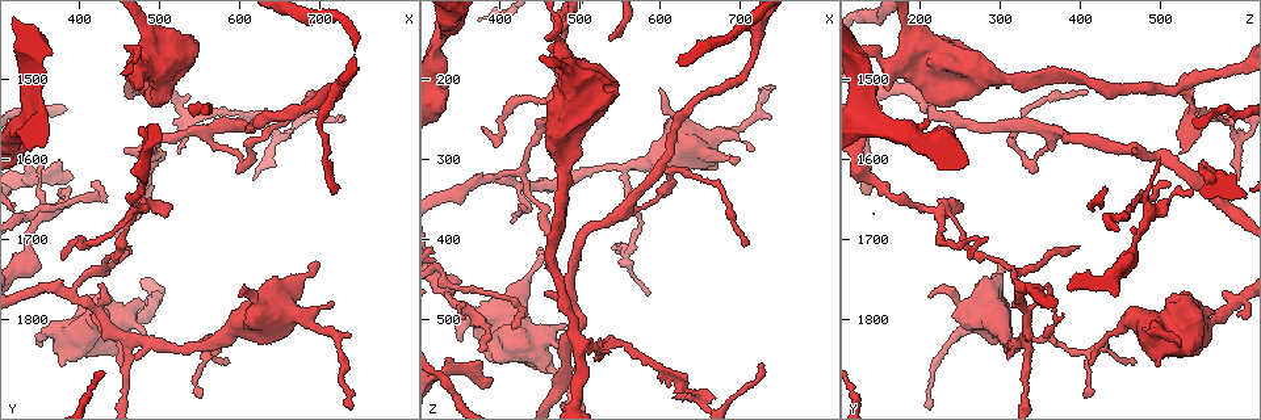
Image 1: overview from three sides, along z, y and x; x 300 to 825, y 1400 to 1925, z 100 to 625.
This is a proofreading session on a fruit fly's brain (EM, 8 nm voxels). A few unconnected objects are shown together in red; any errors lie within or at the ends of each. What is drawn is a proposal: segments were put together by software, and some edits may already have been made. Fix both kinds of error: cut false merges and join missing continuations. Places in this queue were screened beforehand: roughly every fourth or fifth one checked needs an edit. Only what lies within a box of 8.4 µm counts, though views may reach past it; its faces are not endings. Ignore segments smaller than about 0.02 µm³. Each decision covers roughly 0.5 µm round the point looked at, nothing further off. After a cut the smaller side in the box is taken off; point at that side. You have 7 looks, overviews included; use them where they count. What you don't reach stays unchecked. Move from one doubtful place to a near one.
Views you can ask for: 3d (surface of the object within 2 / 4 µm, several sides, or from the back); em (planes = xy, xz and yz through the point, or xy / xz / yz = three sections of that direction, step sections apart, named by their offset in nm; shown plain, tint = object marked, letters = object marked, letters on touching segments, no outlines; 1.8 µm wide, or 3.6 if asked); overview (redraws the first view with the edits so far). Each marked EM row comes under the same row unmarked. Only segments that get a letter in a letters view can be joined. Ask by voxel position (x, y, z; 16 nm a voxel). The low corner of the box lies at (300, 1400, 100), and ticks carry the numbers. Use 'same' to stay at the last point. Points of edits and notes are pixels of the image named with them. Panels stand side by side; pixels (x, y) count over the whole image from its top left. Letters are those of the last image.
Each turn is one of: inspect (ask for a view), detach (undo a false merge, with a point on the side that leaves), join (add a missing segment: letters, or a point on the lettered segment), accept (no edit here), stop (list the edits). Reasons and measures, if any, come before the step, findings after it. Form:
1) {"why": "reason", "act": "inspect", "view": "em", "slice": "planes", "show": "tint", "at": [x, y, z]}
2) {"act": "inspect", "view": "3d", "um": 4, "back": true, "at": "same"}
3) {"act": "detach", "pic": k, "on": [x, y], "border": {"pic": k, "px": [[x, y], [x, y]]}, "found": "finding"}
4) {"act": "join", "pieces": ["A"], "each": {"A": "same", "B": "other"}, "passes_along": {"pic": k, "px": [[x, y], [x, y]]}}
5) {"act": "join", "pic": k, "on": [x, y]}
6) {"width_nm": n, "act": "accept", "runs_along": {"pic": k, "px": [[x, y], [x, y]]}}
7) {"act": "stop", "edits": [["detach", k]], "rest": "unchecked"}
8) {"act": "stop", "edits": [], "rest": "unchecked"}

{"act": "inspect", "view": "em", "um": 3.6, "slice": "xy", "step": 16, "show": "tint", "at": [720, 1780, 290]}

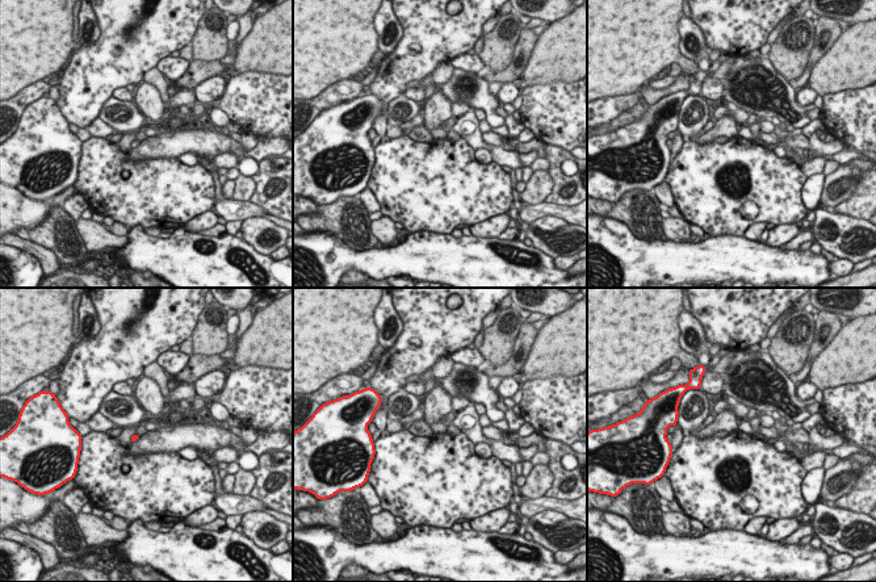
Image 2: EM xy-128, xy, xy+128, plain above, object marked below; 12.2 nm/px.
{"act": "inspect", "view": "em", "um": 3.6, "slice": "planes", "show": "letters", "at": "same"}

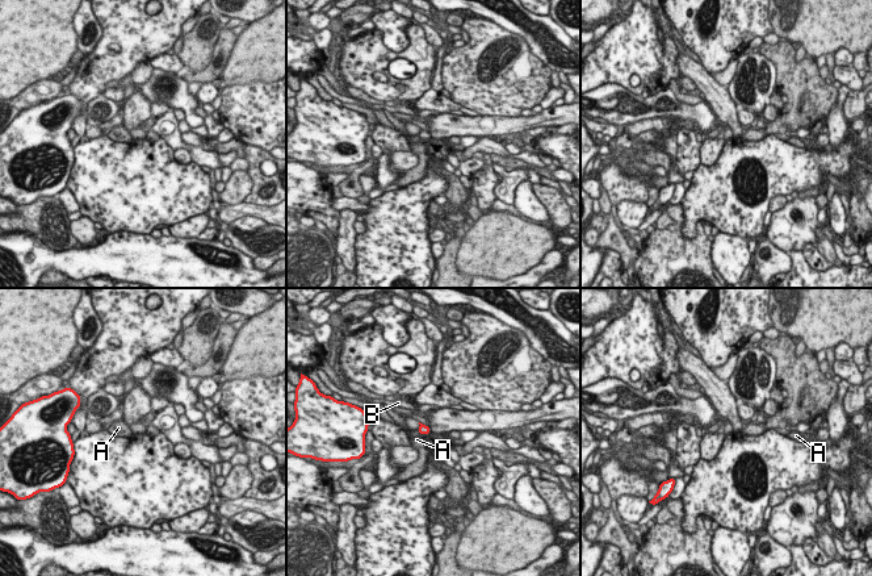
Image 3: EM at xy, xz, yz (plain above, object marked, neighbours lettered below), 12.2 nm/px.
{"act": "accept", "each": {"A": "other", "B": "other"}, "border": {"pic": 3, "px": [[416, 430], [423, 435]]}, "found": "no lettered segment goes on from it"}

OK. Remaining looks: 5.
{"why": "three arms meet", "act": "inspect", "view": "3d", "um": 4, "at": [555, 1835, 310]}

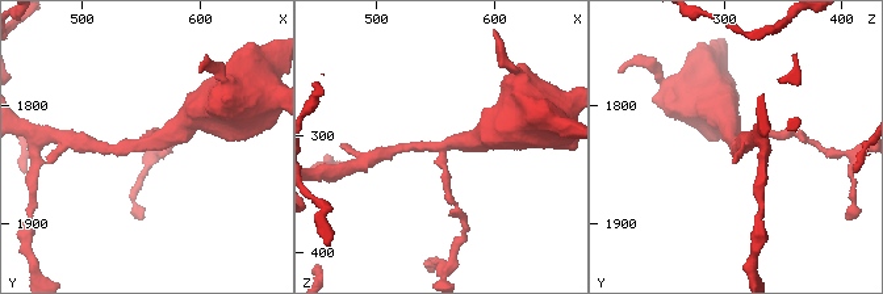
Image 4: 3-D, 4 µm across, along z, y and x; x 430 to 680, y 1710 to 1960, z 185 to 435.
{"arms": 3, "why": "now the EM", "act": "inspect", "view": "em", "slice": "yz", "step": 16, "show": "letters", "at": [556, 1830, 306]}

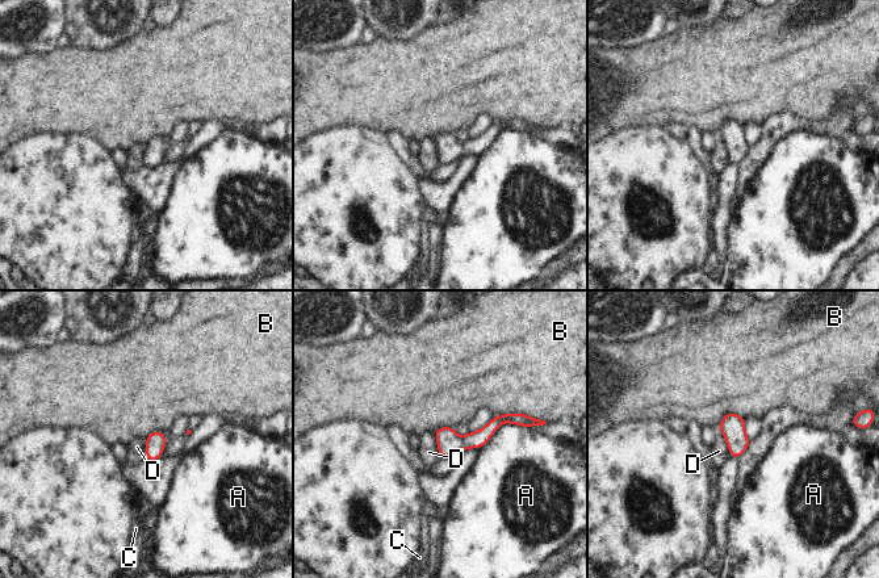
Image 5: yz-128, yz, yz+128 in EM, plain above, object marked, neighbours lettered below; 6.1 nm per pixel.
{"act": "accept", "each": {"A": "other", "B": "other", "C": "other", "D": "other"}, "runs_along": {"pic": 5, "px": [[517, 418], [443, 455]]}, "found": "all the same neuron"}

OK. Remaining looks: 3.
{"why": "branch point", "act": "inspect", "view": "em", "slice": "yz", "step": 8, "show": "tint", "at": [500, 1510, 530]}

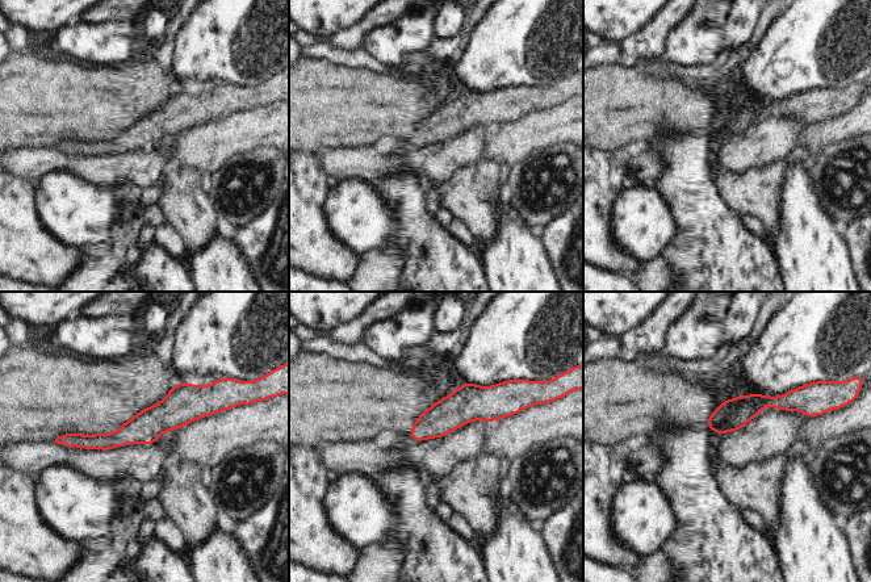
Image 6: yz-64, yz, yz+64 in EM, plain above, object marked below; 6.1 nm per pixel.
{"why": "cut it another way", "act": "inspect", "view": "em", "slice": "planes", "show": "tint", "at": "same"}

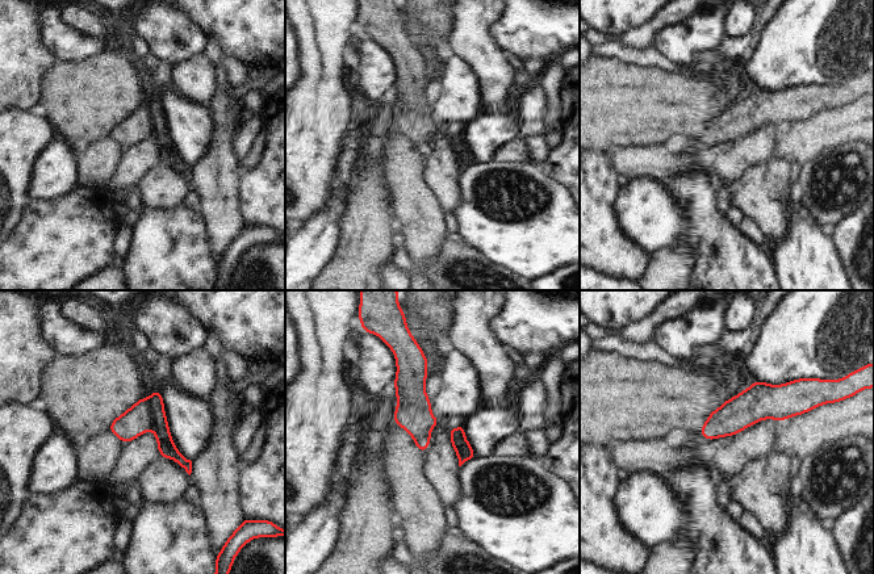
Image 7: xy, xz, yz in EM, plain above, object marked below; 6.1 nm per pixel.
{"why": "what lies round it", "act": "inspect", "view": "em", "slice": "planes", "show": "letters", "at": "same"}

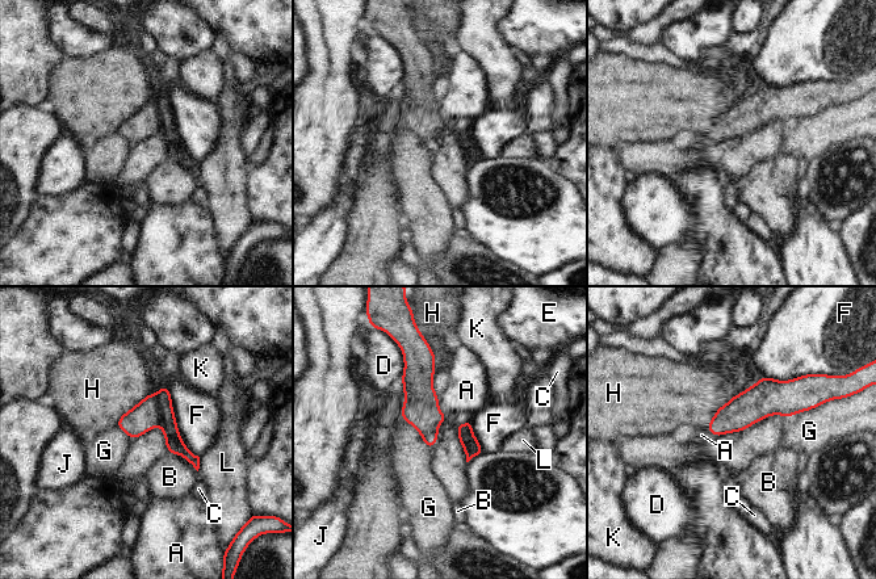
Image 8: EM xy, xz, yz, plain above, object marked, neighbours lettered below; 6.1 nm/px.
{"act": "detach", "pic": 8, "on": [167, 420], "each": {"A": "other", "B": "other", "C": "other", "D": "other", "E": "other", "F": "other", "G": "other", "H": "other", "J": "other", "K": "other", "L": "other"}, "border": {"pic": 8, "px": [[155, 395], [159, 424]]}, "found": "two neurons meet here"}

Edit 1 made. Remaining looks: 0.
{"act": "stop", "edits": [["detach", 8]], "rest": "unchecked"}

